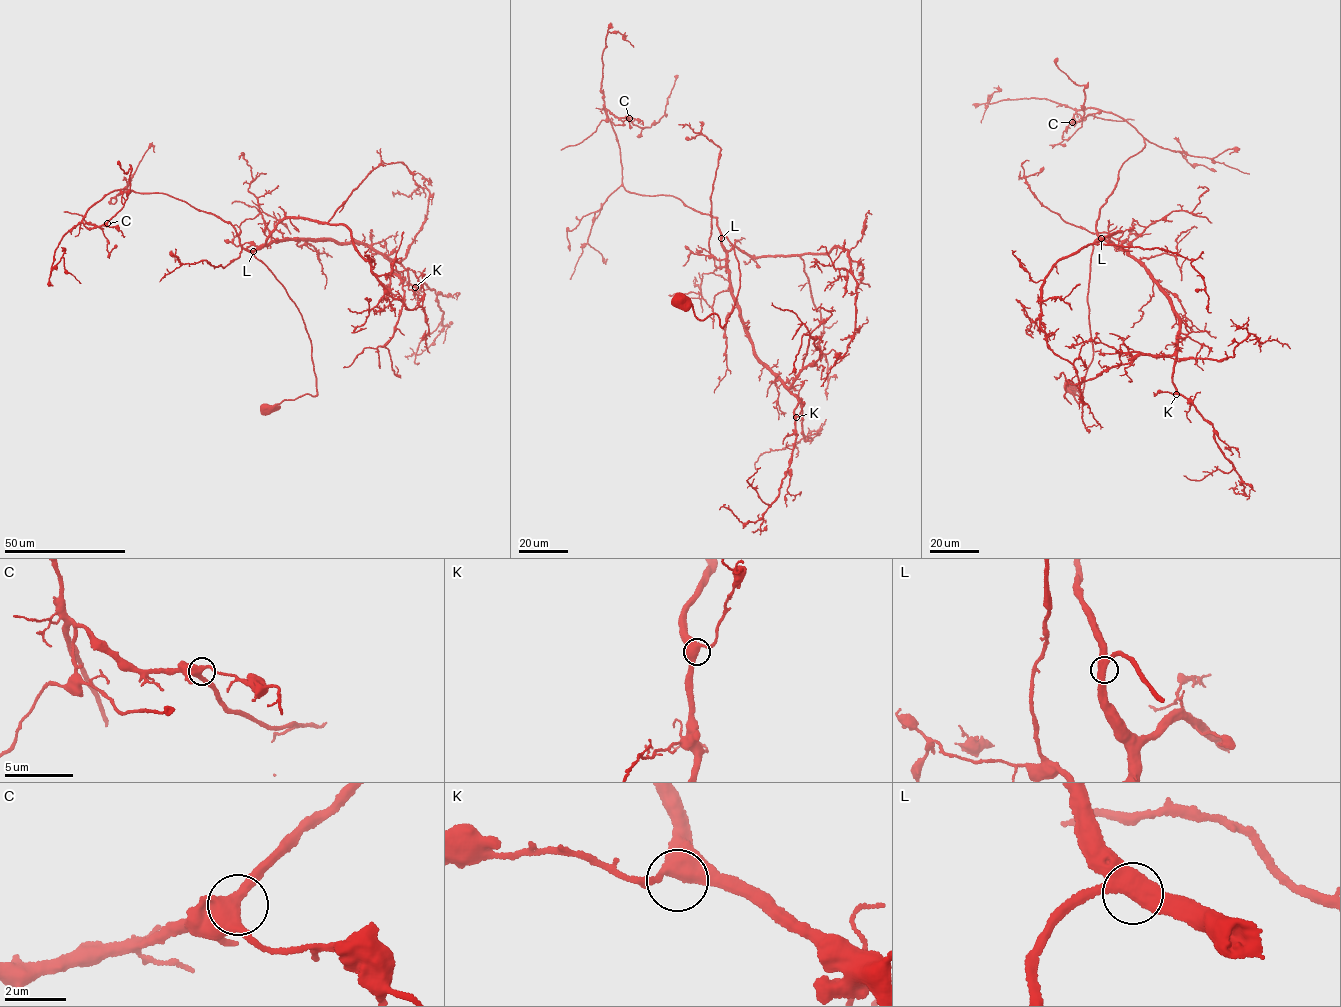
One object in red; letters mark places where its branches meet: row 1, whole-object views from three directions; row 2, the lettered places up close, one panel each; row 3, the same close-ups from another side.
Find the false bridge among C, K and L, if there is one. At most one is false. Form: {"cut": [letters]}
{"cut": []}

